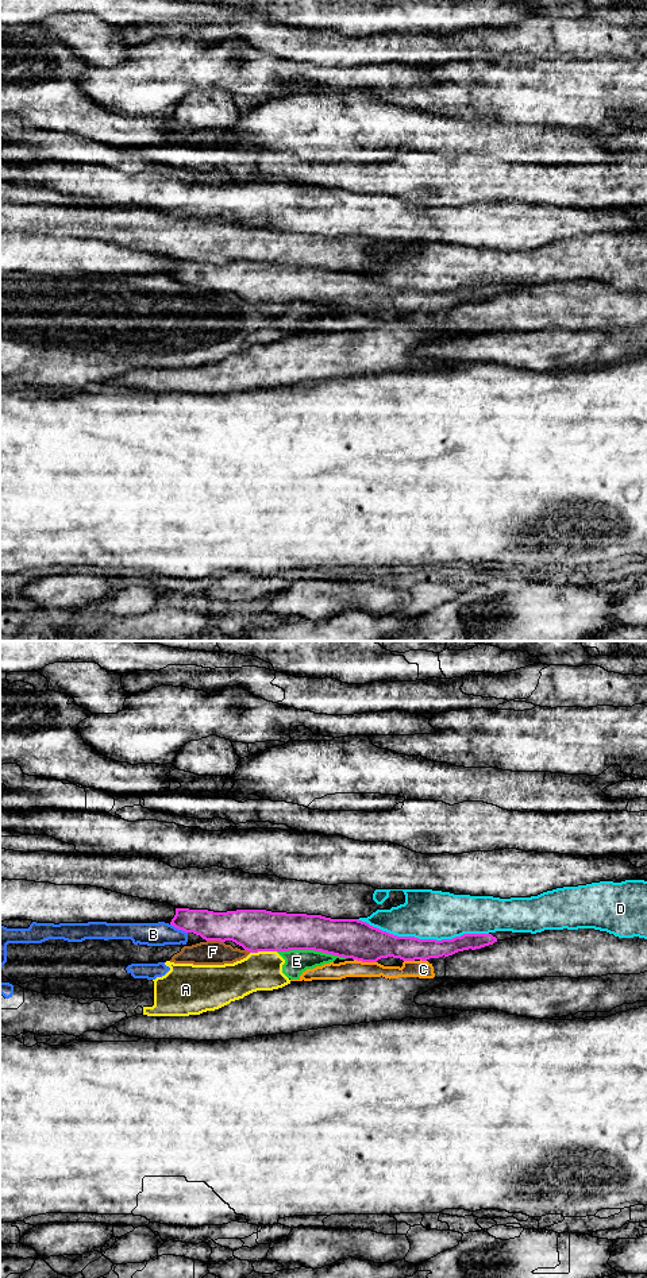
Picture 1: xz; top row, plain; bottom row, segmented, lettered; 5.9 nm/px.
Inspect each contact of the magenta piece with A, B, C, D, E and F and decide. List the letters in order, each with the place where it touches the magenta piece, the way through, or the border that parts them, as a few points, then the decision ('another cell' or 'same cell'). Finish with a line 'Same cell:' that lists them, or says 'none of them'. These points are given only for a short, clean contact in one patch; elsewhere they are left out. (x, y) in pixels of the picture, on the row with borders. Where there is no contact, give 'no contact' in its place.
A: xz (262, 950) | another cell
B: xz (178, 929) | along xz (170, 923), (187, 933) | another cell
C: xz (365, 961) | another cell
D: xz (423, 939) | another cell
E: xz (311, 949) | another cell
F: xz (215, 939) | along xz (207, 939), (223, 942) | another cell
Same cell: none of them

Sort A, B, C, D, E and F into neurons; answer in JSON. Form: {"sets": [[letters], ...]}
{"sets": [["A", "B", "E", "F"], ["C"], ["D"]]}

